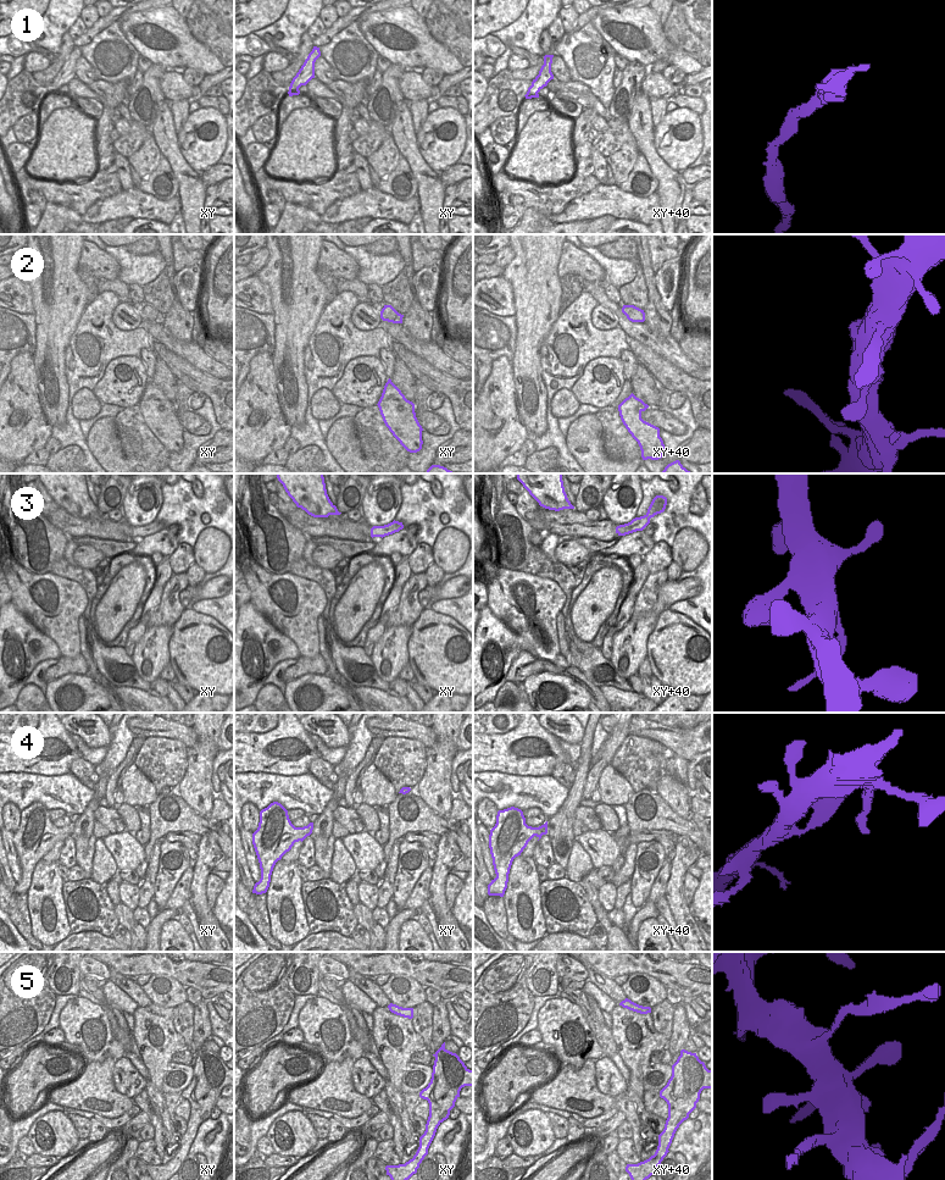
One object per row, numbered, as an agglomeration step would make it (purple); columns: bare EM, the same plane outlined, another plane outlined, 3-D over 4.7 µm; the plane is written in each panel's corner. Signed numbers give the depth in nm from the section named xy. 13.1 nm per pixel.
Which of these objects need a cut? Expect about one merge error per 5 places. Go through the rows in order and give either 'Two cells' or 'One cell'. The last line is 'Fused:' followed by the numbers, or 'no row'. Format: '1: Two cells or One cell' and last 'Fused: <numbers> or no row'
1: One cell
2: One cell
3: One cell
4: One cell
5: Two cells
Fused: 5

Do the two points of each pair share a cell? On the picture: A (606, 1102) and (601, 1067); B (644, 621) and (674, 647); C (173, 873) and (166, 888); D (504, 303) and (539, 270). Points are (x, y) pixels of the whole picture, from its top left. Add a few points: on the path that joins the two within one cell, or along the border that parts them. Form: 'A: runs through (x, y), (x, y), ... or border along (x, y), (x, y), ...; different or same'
A: border along (594, 1067), (596, 1087), (613, 1097); different
B: border along (666, 608), (659, 615), (648, 638), (646, 654); different
C: runs through (170, 876), (166, 880), (166, 885); same
D: border along (501, 275), (511, 286), (515, 314); different

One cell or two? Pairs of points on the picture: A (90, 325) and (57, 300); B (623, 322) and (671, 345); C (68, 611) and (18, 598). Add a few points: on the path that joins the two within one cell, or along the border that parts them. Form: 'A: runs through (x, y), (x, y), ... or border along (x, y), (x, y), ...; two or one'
A: border along (89, 303), (68, 343); two
B: runs through (635, 330), (648, 334), (659, 343); one
C: runs through (56, 616), (51, 619), (45, 618), (31, 603); one

